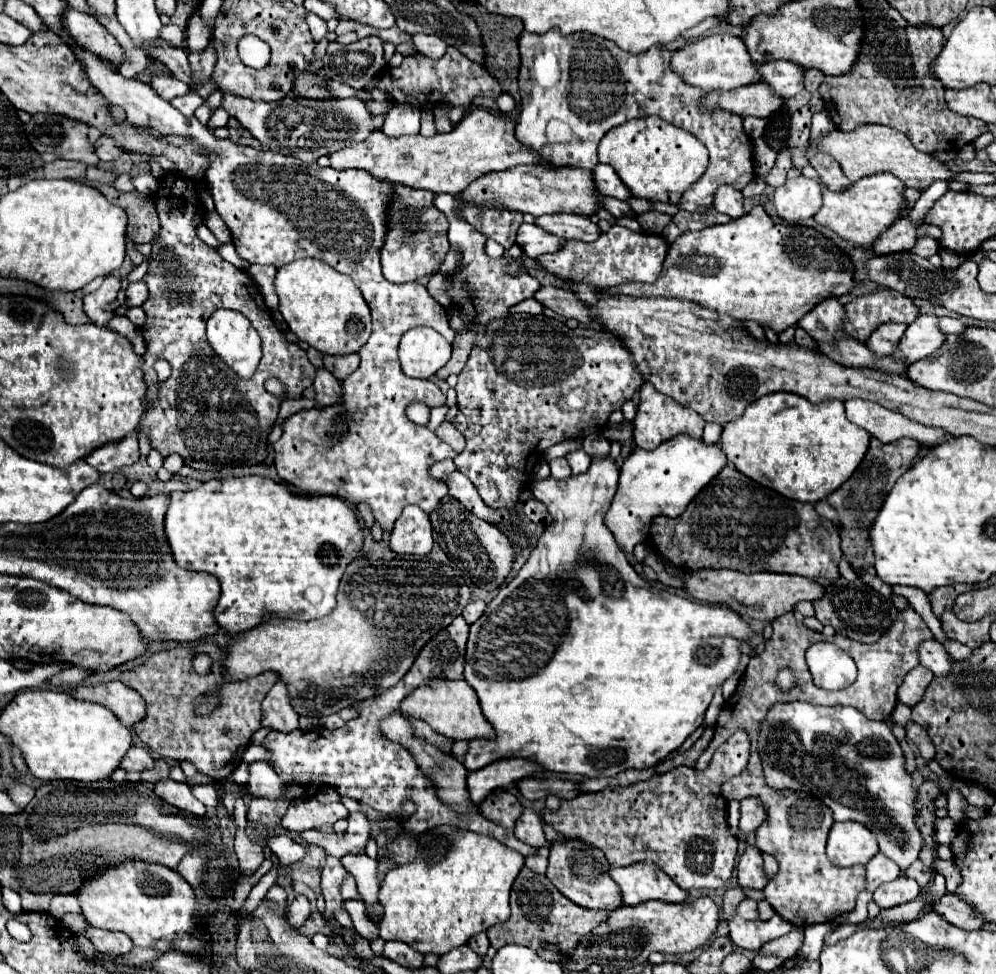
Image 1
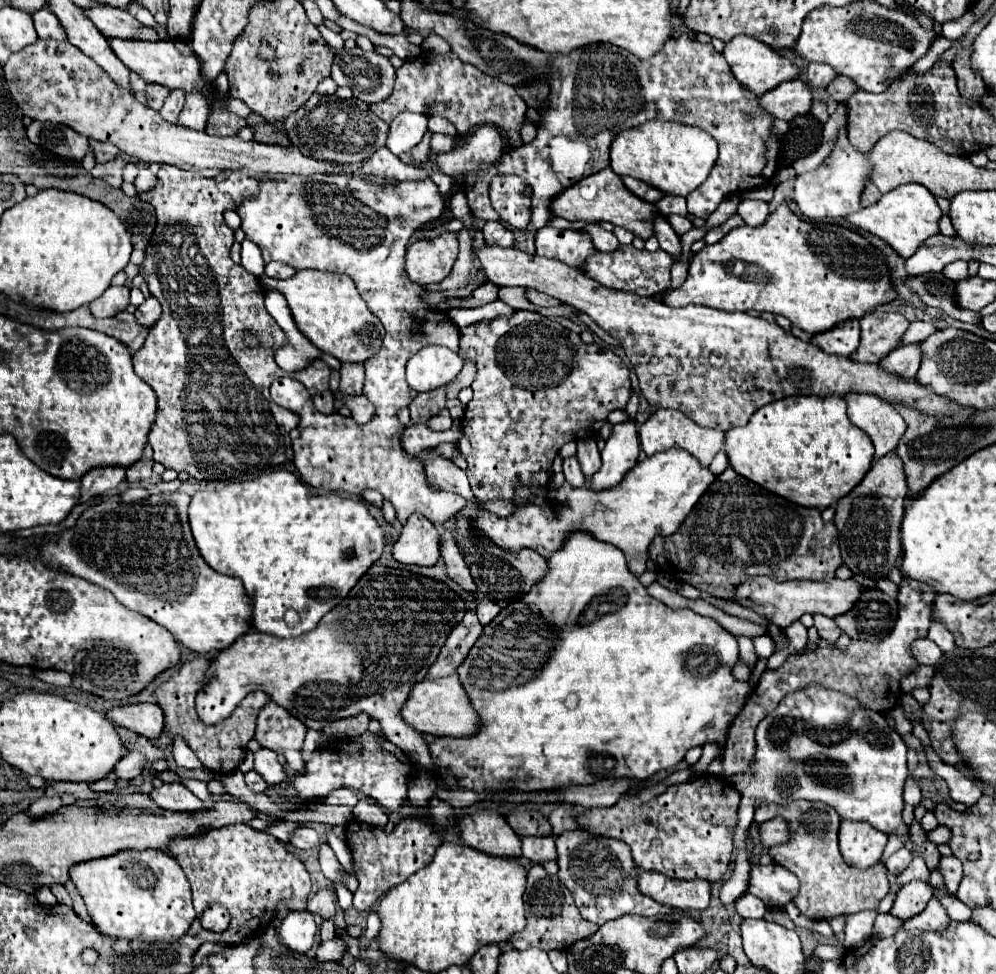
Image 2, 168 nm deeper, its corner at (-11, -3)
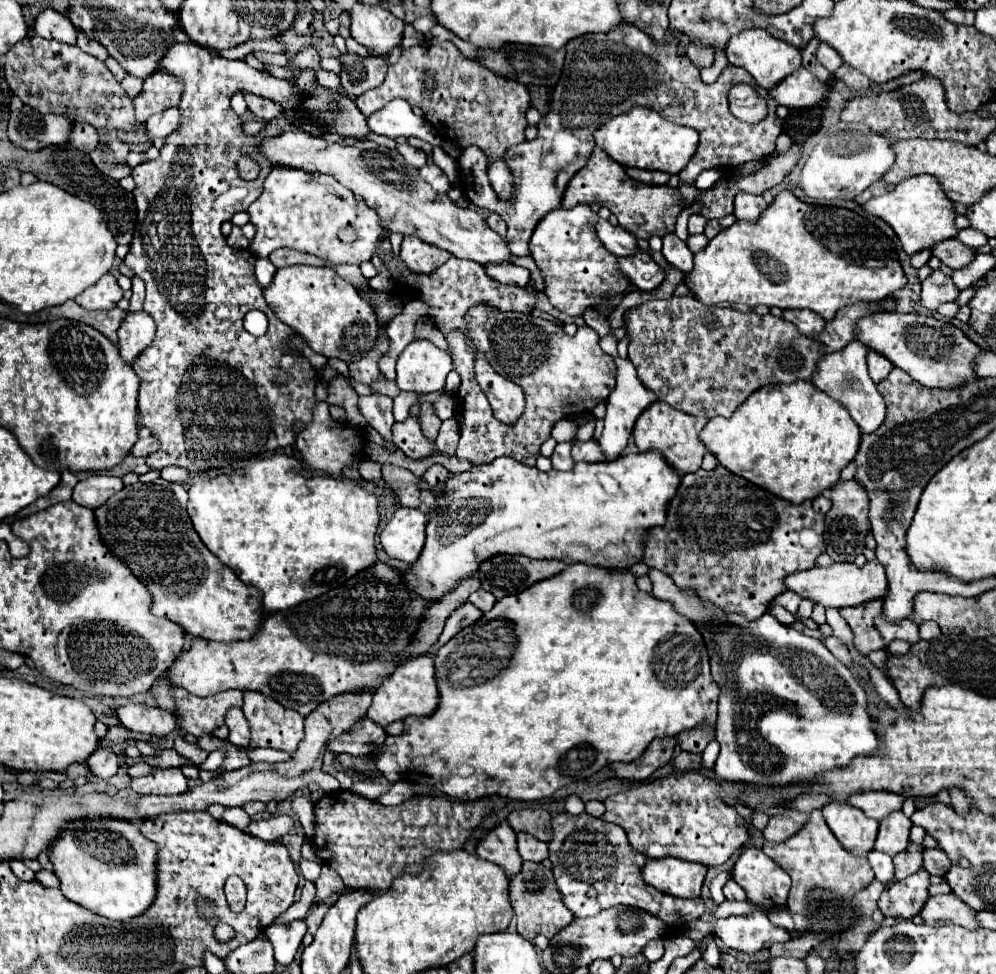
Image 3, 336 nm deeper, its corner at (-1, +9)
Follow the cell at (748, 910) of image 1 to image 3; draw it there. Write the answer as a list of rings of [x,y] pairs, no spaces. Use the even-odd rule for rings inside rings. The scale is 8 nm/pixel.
[[[728,879],[728,883],[724,885],[724,897],[728,901],[746,901],[744,889],[736,881],[732,881],[732,879]]]

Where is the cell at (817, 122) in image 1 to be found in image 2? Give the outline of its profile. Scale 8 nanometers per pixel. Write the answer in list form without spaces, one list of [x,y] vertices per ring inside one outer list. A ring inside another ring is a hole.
[[[868,181],[866,183],[866,187],[864,187],[864,191],[862,191],[862,197],[860,197],[860,205],[862,207],[866,207],[866,205],[872,205],[872,201],[878,201],[878,197],[880,197],[882,193]]]

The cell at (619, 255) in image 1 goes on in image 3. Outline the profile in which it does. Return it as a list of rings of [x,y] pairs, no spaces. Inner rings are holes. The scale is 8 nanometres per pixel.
[[[640,251],[636,257],[618,259],[620,271],[628,275],[632,285],[636,285],[640,291],[652,291],[664,281],[664,269],[644,251]]]

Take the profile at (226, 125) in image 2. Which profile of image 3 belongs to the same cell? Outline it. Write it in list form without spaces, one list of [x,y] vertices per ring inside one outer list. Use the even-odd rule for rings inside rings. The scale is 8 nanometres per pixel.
[[[174,43],[164,59],[160,61],[160,65],[164,67],[164,71],[180,77],[184,81],[184,93],[182,93],[182,101],[180,101],[180,127],[170,133],[166,137],[166,145],[162,147],[160,151],[160,157],[154,159],[154,161],[148,161],[148,163],[142,163],[138,167],[134,167],[134,181],[136,181],[136,189],[134,189],[134,201],[136,201],[136,211],[138,211],[138,221],[136,221],[136,231],[134,231],[134,239],[132,239],[132,245],[130,245],[130,253],[126,255],[124,263],[144,281],[146,285],[146,299],[144,299],[144,307],[142,311],[148,313],[154,321],[156,321],[156,335],[154,335],[154,341],[152,345],[140,355],[140,359],[132,365],[132,369],[136,371],[138,379],[140,379],[140,397],[138,397],[138,411],[140,411],[140,421],[144,427],[148,427],[152,431],[152,435],[162,443],[162,449],[158,453],[152,453],[148,459],[146,459],[146,465],[150,469],[164,469],[168,465],[178,465],[178,467],[184,467],[188,469],[190,473],[198,473],[198,471],[208,471],[208,469],[232,469],[232,467],[238,467],[240,463],[244,461],[250,461],[250,459],[256,459],[260,455],[264,455],[266,451],[276,451],[276,449],[282,449],[286,445],[292,445],[294,439],[296,439],[296,433],[294,433],[294,425],[296,423],[302,423],[304,427],[308,423],[312,423],[312,409],[316,405],[316,397],[314,397],[314,387],[316,387],[316,381],[318,381],[318,375],[316,371],[312,369],[310,361],[300,353],[300,351],[292,351],[292,349],[286,349],[284,343],[290,341],[296,331],[288,325],[284,325],[282,321],[276,319],[276,315],[272,313],[272,309],[266,305],[264,301],[264,295],[262,295],[262,287],[260,283],[256,281],[256,275],[254,275],[254,261],[252,261],[252,253],[248,249],[234,249],[226,243],[222,231],[220,231],[220,225],[224,221],[230,221],[234,217],[234,213],[238,211],[246,211],[262,193],[264,189],[264,179],[268,177],[268,173],[272,171],[272,163],[264,157],[264,153],[260,151],[260,145],[262,145],[262,139],[258,135],[246,135],[244,129],[242,129],[242,119],[232,111],[230,107],[230,99],[234,93],[254,93],[254,95],[260,95],[260,97],[268,98],[276,103],[279,103],[284,110],[284,113],[296,120],[299,123],[300,129],[306,131],[308,135],[316,135],[320,137],[324,133],[324,129],[320,125],[314,125],[314,121],[310,119],[304,119],[298,117],[297,111],[302,101],[302,97],[306,95],[304,91],[300,91],[296,85],[292,85],[290,81],[284,81],[284,79],[276,79],[272,77],[270,73],[264,73],[264,71],[258,71],[258,69],[252,69],[250,65],[246,65],[244,61],[228,61],[224,57],[220,57],[216,51],[210,51],[206,47],[200,47],[200,45],[190,45],[190,43]],[[242,153],[248,153],[252,155],[262,171],[258,175],[256,181],[244,181],[240,179],[238,171],[236,171],[236,159],[242,155]],[[252,309],[258,309],[262,311],[266,317],[268,317],[268,323],[270,323],[270,329],[266,331],[266,335],[262,337],[254,337],[250,335],[242,321],[244,321],[244,315]]]

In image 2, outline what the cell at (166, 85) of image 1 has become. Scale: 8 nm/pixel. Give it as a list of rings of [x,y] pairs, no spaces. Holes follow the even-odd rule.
[[[150,83],[144,93],[148,95],[148,105],[154,109],[154,111],[160,111],[162,105],[164,105],[164,99],[168,97],[170,89],[164,87],[164,85],[156,85],[156,83]]]

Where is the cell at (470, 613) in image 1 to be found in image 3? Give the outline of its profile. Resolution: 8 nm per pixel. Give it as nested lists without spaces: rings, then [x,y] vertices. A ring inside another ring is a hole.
[[[480,589],[480,591],[476,591],[476,593],[470,595],[470,603],[474,603],[482,613],[486,613],[486,611],[490,611],[490,609],[494,607],[496,597],[494,597],[490,591]]]

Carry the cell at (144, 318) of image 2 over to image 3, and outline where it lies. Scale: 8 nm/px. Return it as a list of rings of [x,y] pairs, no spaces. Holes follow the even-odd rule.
[[[128,313],[124,325],[118,329],[118,349],[128,365],[132,365],[140,357],[140,353],[144,353],[144,349],[152,343],[154,331],[156,323],[152,321],[152,317],[148,317],[148,313]]]

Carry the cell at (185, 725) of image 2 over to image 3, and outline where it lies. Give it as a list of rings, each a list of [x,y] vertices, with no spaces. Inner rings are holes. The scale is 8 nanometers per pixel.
[[[172,687],[172,691],[178,705],[176,713],[180,717],[180,729],[194,737],[202,737],[204,733],[212,735],[218,725],[224,725],[226,711],[242,705],[241,690],[230,689],[204,699],[194,697],[180,687]]]

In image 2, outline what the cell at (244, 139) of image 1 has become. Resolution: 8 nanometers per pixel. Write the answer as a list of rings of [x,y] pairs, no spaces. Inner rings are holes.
[[[258,123],[252,127],[254,139],[258,143],[268,143],[268,145],[290,145],[284,129],[280,123]]]

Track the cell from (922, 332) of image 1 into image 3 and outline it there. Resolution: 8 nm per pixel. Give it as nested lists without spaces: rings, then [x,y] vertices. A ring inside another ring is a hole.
[[[870,351],[866,355],[866,363],[868,363],[868,373],[872,377],[874,383],[880,383],[884,377],[888,377],[888,373],[892,371],[890,361],[886,361],[882,355],[878,355],[876,351]]]

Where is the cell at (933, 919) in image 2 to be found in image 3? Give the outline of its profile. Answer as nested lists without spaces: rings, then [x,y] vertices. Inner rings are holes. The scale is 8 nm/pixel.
[[[954,893],[948,895],[934,895],[926,901],[922,913],[924,921],[928,925],[944,925],[944,923],[956,923],[964,929],[980,929],[980,923],[976,919],[976,911],[970,909],[964,901],[960,901]]]

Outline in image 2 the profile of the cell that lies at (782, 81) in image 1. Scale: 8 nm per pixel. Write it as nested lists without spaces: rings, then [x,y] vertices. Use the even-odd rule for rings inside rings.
[[[808,63],[806,67],[802,67],[802,79],[814,89],[826,87],[834,77],[834,69],[830,69],[830,65],[826,63]]]

